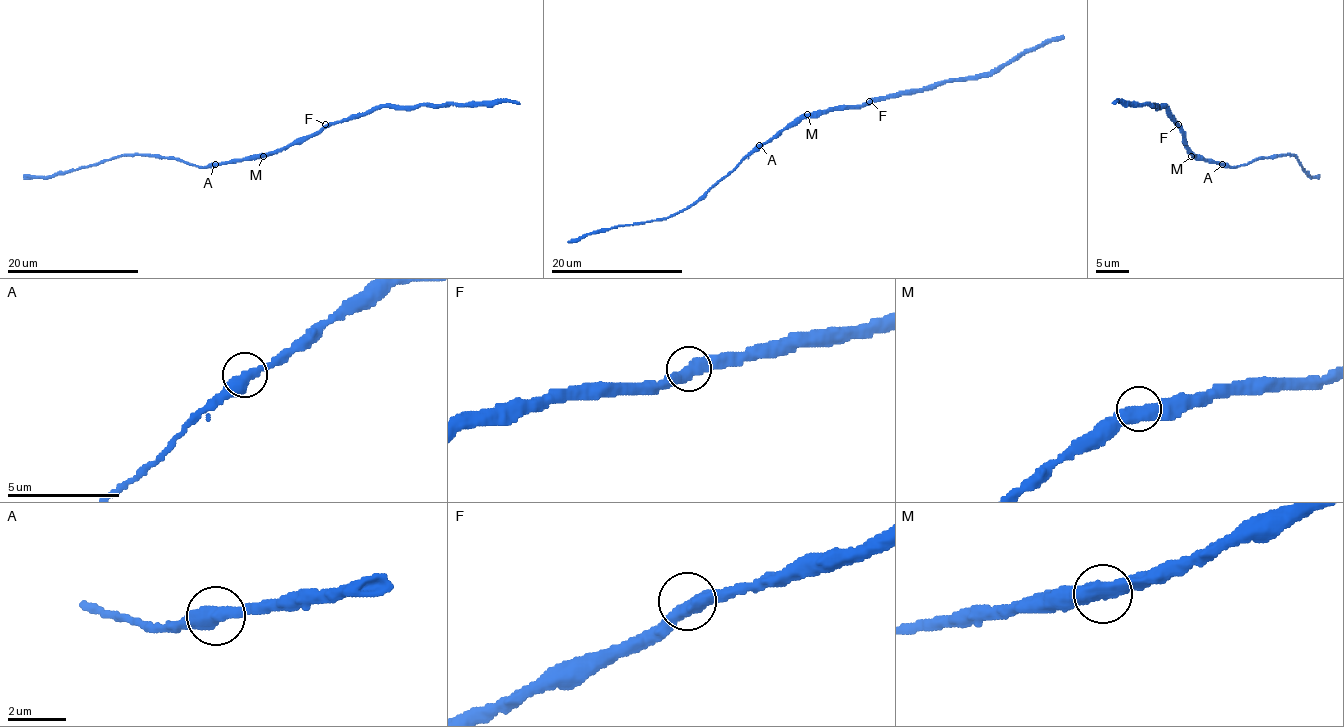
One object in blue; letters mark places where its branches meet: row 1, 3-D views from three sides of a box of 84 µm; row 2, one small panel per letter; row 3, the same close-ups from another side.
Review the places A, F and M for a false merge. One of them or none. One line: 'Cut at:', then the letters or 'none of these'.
Cut at: none of these

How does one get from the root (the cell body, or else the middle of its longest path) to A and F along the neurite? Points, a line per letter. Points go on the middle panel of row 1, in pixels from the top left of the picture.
A: (808, 117), (794, 119), (759, 146)
F: (808, 117), (817, 117), (833, 109), (860, 108), (869, 101)

